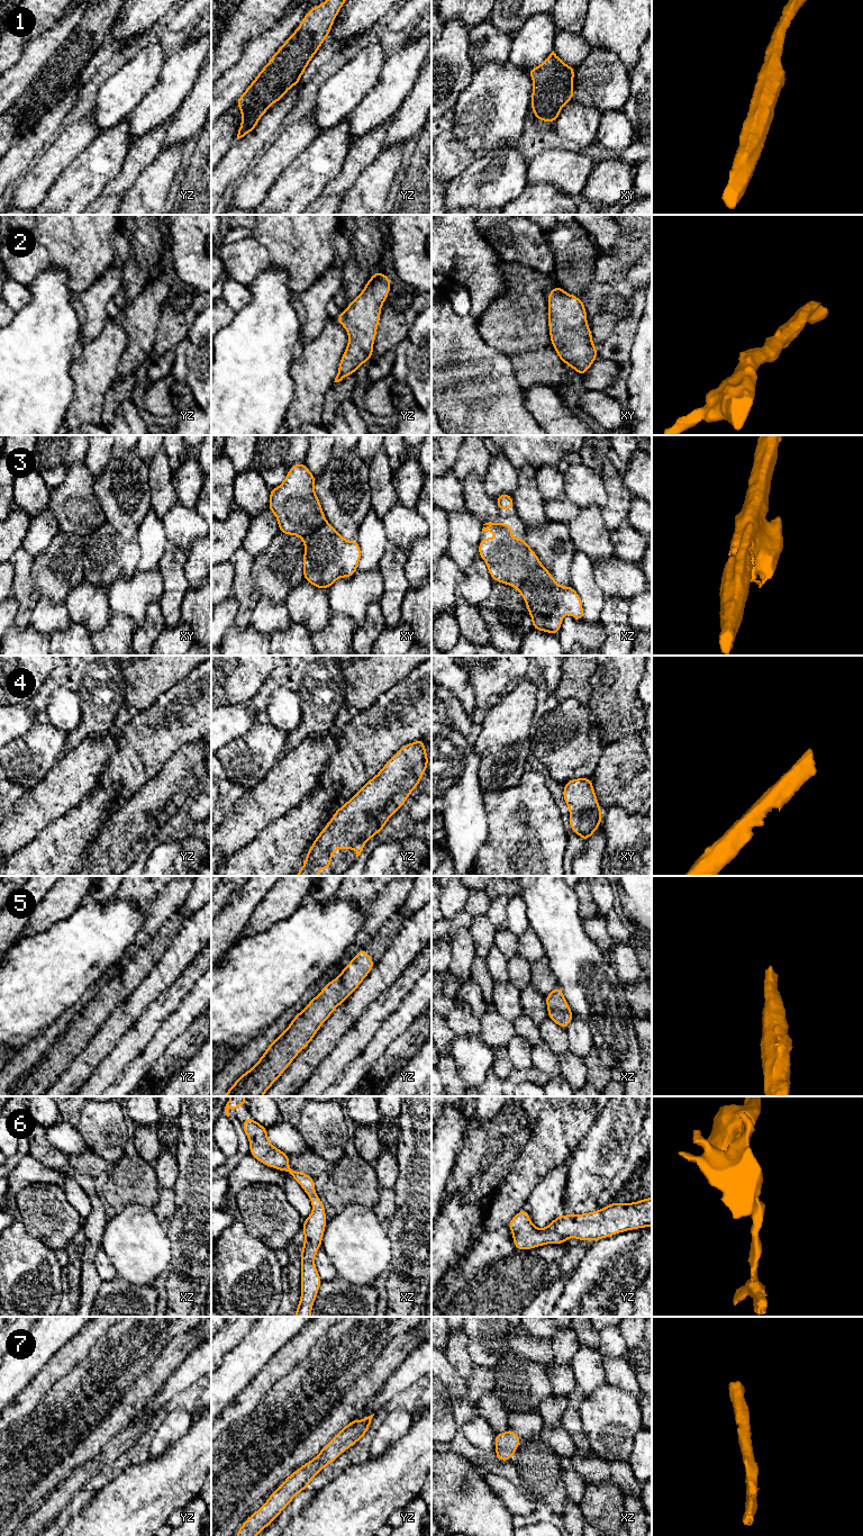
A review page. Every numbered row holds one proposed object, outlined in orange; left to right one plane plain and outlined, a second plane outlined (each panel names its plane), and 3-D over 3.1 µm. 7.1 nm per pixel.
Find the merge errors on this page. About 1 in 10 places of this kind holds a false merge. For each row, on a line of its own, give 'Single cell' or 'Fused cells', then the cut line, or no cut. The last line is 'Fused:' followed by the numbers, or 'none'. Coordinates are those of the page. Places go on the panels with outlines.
1: Single cell. No split
2: Single cell. No split
3: Fused cells. Split along xy (352, 541), (345, 556), (306, 556), (303, 558)
4: Single cell. No split
5: Single cell. No split
6: Single cell. No split
7: Single cell. No split
Fused: 3

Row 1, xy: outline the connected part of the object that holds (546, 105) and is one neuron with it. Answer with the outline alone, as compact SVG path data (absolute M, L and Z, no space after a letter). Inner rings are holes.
M554 51L539 65L528 70L534 82L530 103L536 119L557 120L563 106L573 100L575 67L567 66Z

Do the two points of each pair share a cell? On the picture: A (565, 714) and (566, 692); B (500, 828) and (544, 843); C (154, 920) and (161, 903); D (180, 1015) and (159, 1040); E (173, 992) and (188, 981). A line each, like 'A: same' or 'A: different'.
A: different
B: same
C: same
D: same
E: same

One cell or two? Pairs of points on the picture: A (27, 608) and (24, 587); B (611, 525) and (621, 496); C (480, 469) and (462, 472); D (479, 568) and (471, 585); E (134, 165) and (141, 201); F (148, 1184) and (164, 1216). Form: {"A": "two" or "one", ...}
{"A": "one", "B": "one", "C": "one", "D": "one", "E": "two", "F": "two"}

